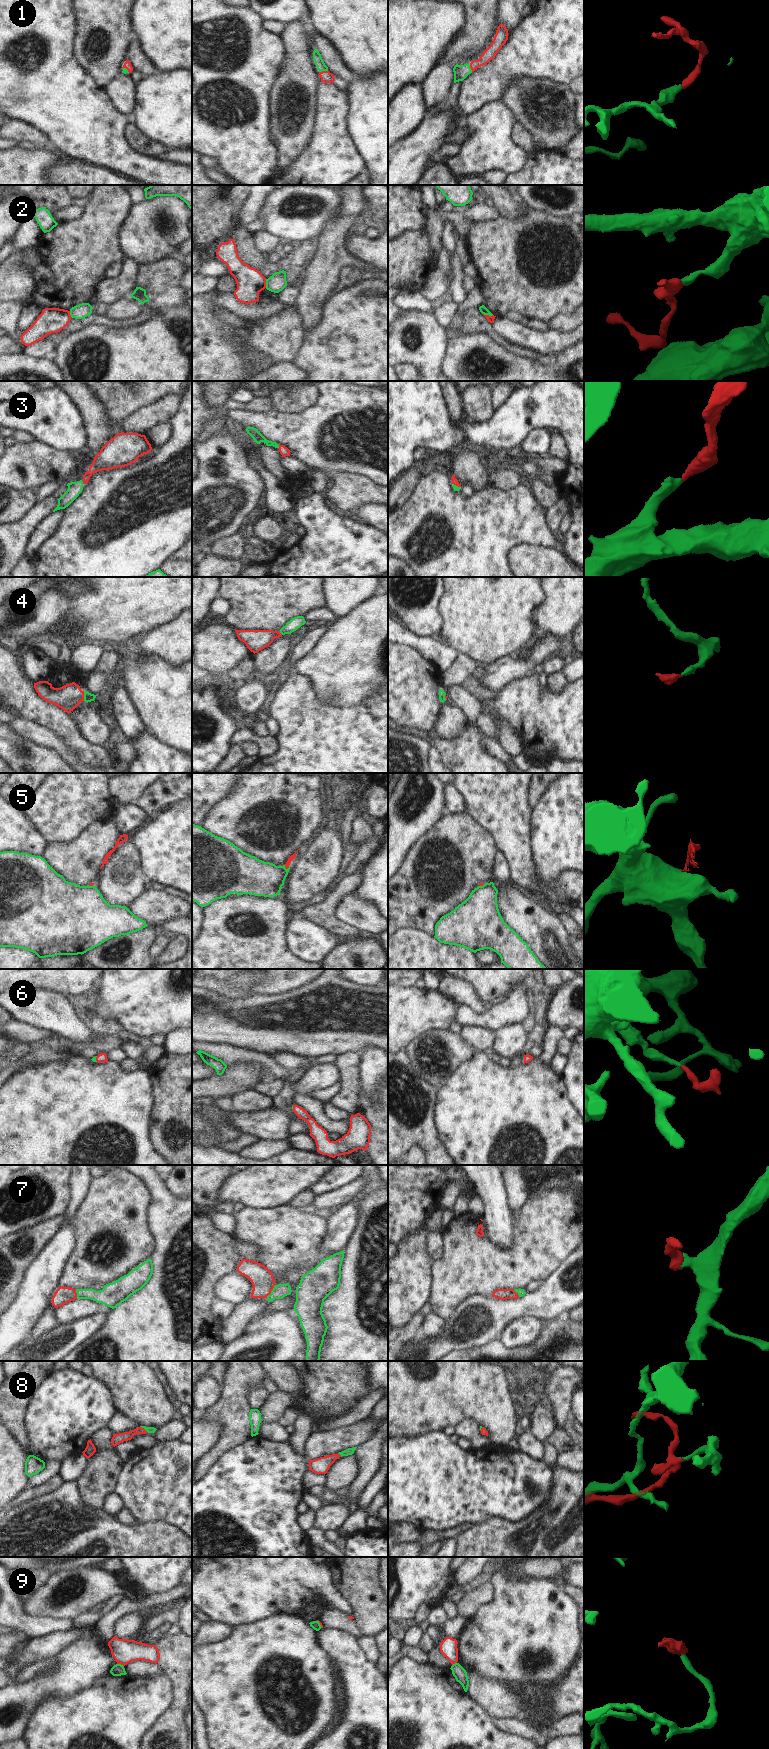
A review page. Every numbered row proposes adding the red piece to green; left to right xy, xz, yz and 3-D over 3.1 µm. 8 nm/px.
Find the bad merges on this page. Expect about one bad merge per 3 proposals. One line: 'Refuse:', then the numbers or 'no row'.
Refuse: 2, 5, 9

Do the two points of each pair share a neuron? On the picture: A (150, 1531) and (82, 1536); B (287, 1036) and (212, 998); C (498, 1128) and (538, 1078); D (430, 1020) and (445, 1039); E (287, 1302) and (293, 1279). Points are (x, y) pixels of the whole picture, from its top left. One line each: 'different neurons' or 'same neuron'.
A: same neuron
B: same neuron
C: same neuron
D: different neurons
E: same neuron

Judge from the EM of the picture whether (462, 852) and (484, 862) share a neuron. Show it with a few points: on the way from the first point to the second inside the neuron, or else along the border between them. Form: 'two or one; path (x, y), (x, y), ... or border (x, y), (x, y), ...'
one; path (467, 857), (472, 862), (479, 862)

